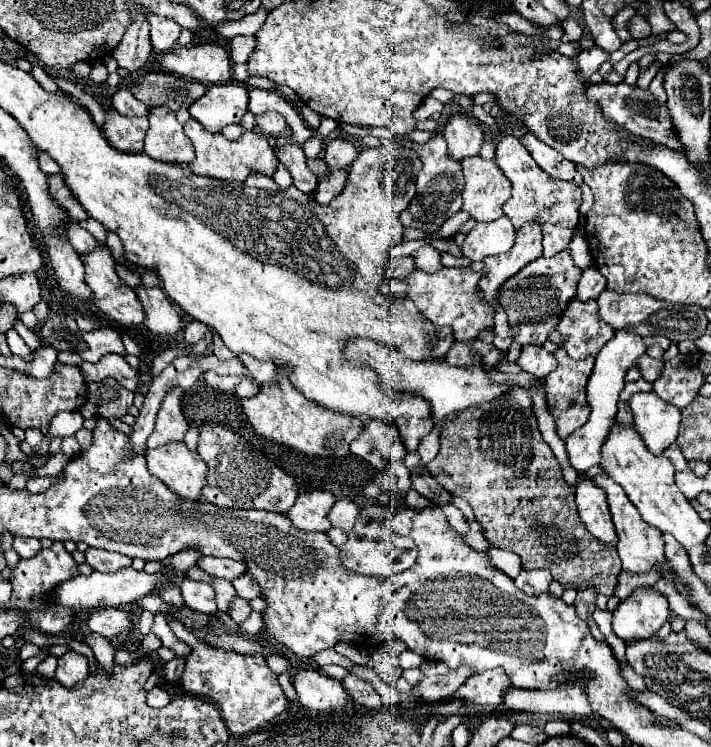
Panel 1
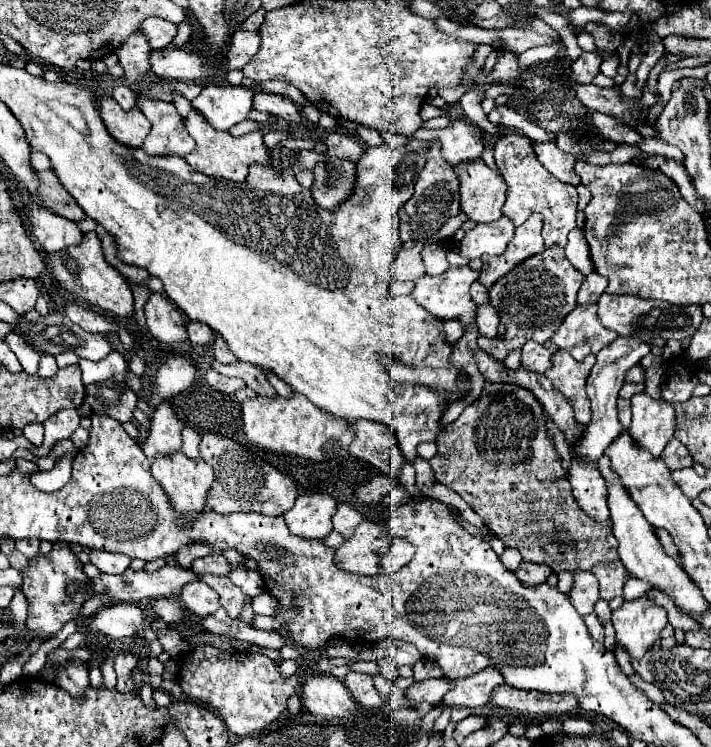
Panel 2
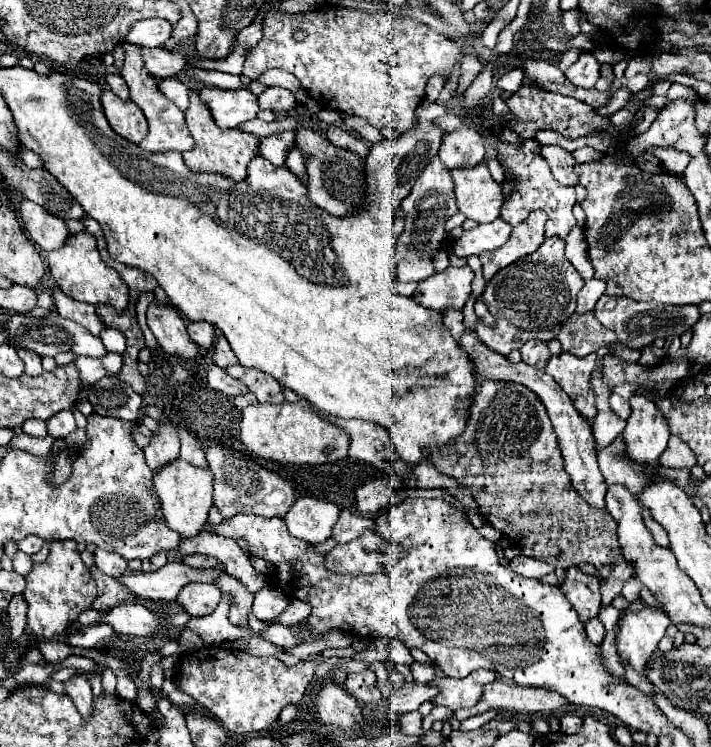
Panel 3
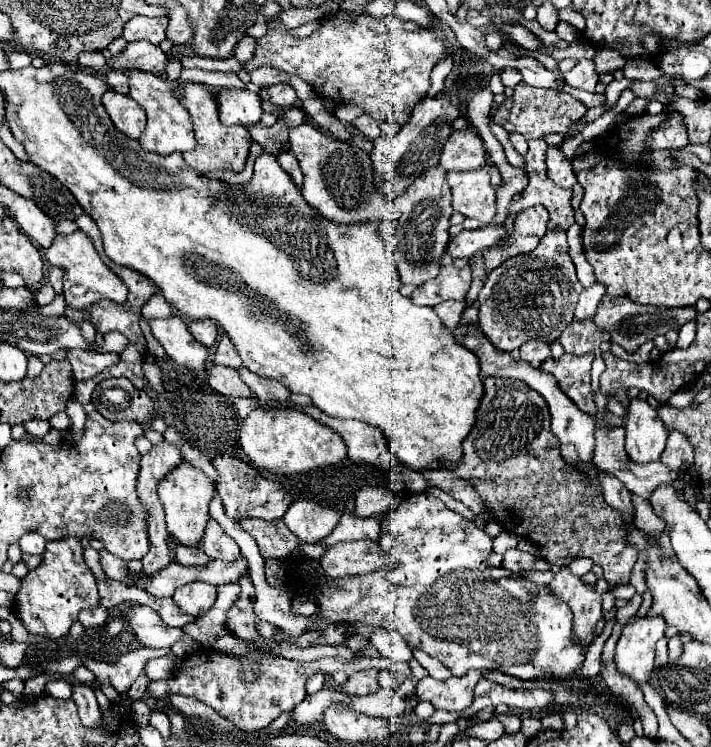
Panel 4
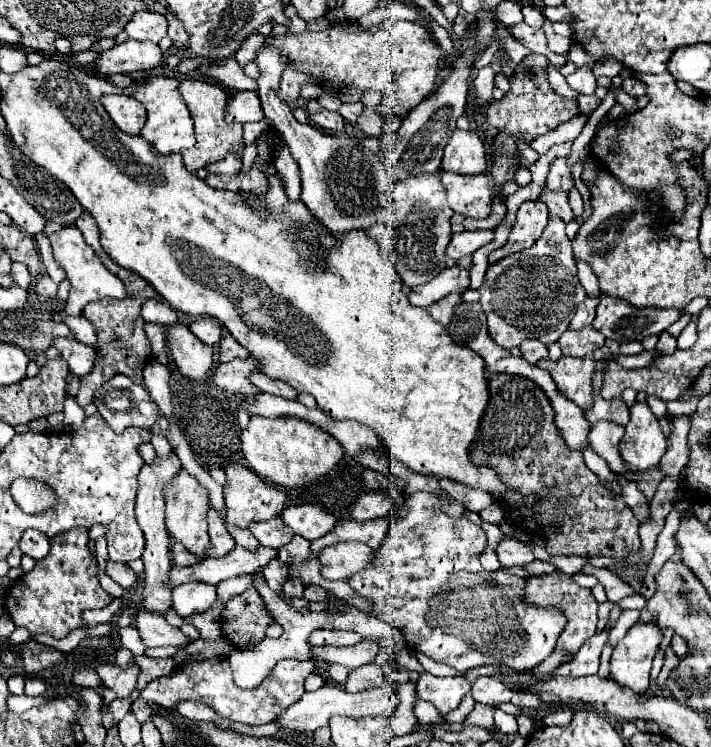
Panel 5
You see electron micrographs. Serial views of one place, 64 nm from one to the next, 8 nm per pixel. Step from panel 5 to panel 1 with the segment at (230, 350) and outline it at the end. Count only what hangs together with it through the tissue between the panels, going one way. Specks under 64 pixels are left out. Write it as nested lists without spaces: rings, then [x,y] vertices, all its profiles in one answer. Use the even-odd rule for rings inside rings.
[[[214,334],[214,342],[212,342],[212,346],[214,346],[214,356],[218,358],[218,360],[228,360],[228,358],[234,358],[234,354],[224,346],[224,342],[222,342],[222,338],[218,338],[218,334]]]

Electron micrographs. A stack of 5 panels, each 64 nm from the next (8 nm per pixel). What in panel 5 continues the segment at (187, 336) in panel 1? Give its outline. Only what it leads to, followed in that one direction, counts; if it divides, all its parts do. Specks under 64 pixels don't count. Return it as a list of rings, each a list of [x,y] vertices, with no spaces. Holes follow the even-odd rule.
[[[202,318],[202,320],[192,322],[190,330],[194,332],[194,336],[198,336],[208,346],[218,344],[220,338],[222,338],[222,326],[216,320],[212,320],[212,318]]]

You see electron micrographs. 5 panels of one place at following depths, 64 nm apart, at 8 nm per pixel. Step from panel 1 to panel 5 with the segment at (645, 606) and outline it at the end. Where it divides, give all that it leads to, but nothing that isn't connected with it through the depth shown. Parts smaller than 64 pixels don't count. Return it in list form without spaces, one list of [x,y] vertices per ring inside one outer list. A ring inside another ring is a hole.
[[[638,620],[612,652],[610,678],[622,688],[644,694],[650,684],[648,674],[660,642],[660,628],[654,622]]]

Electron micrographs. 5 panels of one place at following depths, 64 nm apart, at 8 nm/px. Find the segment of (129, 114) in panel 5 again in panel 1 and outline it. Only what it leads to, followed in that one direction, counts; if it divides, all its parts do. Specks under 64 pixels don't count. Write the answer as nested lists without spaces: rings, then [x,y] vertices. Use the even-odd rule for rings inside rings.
[[[108,106],[102,130],[114,148],[122,152],[142,152],[148,122],[140,116],[122,116],[114,106]]]

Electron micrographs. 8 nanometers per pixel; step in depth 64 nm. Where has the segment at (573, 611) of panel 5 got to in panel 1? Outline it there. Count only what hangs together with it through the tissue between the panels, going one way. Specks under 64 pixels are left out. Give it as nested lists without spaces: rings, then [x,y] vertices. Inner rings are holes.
[[[588,586],[588,588],[582,588],[582,590],[576,592],[574,608],[576,608],[576,614],[578,614],[582,620],[586,620],[586,618],[596,610],[596,606],[594,606],[596,596],[598,596],[598,594],[596,594],[594,586]]]

